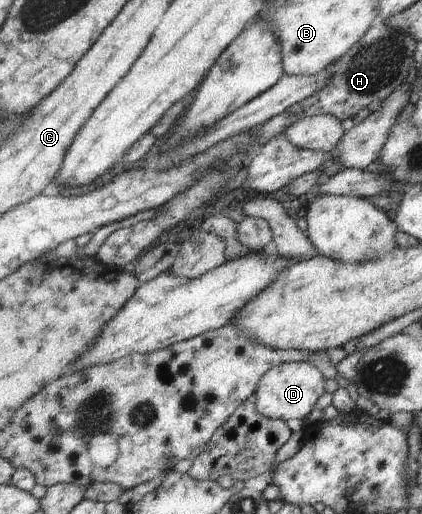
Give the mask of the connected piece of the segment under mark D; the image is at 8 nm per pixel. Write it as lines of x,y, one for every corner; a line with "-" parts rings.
309,360
285,362
272,367
259,381
258,390
254,393
256,404
262,416
289,419
305,419
326,391
327,379
318,367

